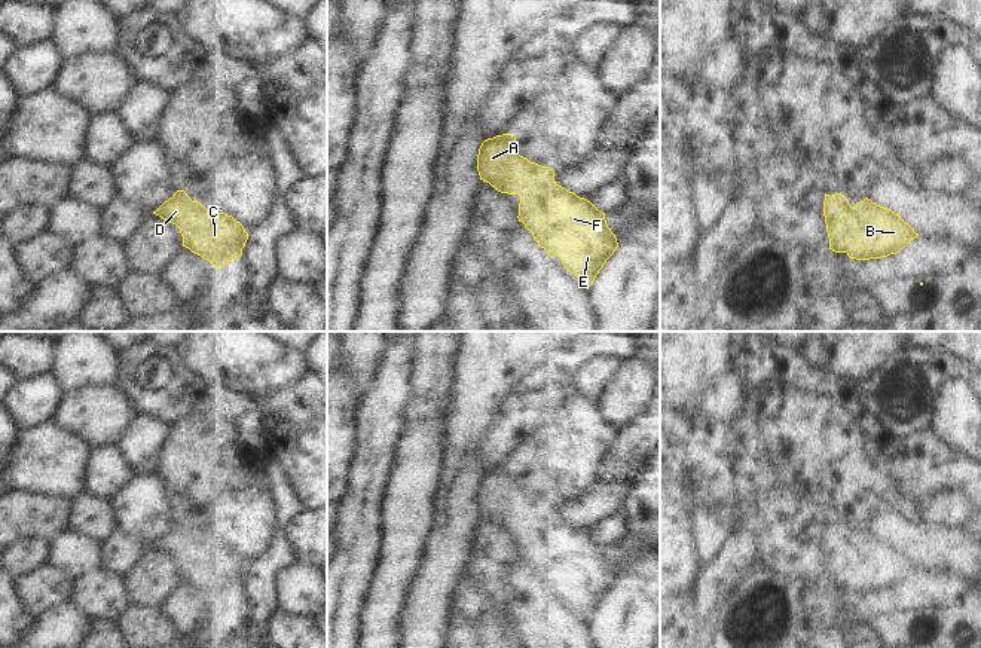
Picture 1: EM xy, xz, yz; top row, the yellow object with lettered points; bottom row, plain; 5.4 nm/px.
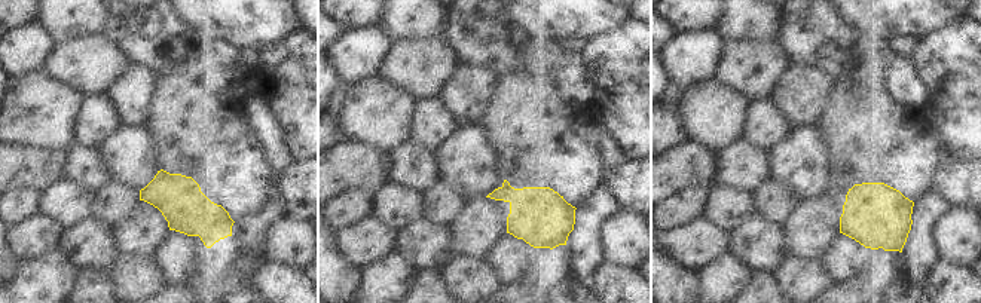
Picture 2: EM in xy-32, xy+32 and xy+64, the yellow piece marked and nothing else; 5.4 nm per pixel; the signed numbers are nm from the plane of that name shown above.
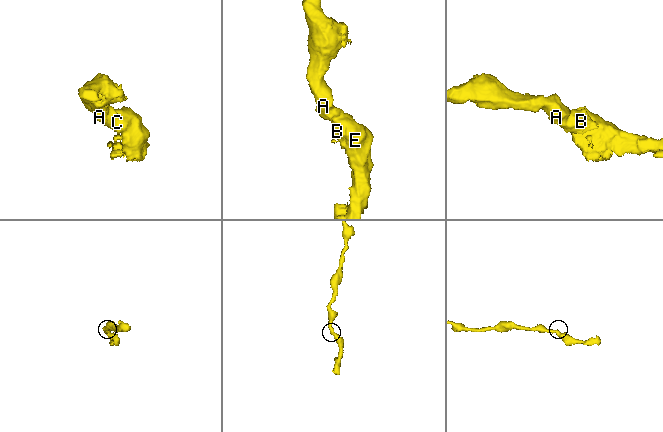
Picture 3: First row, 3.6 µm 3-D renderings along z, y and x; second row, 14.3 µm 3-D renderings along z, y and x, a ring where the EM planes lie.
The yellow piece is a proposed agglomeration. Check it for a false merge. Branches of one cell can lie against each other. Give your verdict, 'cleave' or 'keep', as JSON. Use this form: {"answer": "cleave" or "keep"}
{"answer": "keep"}

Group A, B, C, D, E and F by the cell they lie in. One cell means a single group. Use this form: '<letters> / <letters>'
A B C D E F

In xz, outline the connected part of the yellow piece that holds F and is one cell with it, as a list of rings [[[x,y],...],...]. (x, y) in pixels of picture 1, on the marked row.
[[[496,135],[482,143],[477,155],[480,180],[501,193],[519,195],[519,221],[550,257],[557,254],[563,266],[589,290],[596,275],[618,247],[615,235],[606,224],[605,213],[590,201],[577,196],[554,183],[554,171],[528,161],[516,152],[516,137]]]

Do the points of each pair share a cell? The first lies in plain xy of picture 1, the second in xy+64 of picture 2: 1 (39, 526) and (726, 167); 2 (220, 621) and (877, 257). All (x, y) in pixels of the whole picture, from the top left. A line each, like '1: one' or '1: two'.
1: two
2: two

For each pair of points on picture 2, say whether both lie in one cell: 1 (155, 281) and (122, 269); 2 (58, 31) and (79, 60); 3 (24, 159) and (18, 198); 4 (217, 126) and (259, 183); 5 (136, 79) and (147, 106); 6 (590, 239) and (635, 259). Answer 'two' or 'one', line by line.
1: one
2: two
3: two
4: one
5: one
6: two

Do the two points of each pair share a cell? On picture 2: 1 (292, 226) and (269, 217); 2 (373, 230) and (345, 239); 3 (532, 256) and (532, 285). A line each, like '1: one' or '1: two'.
1: two
2: one
3: two

